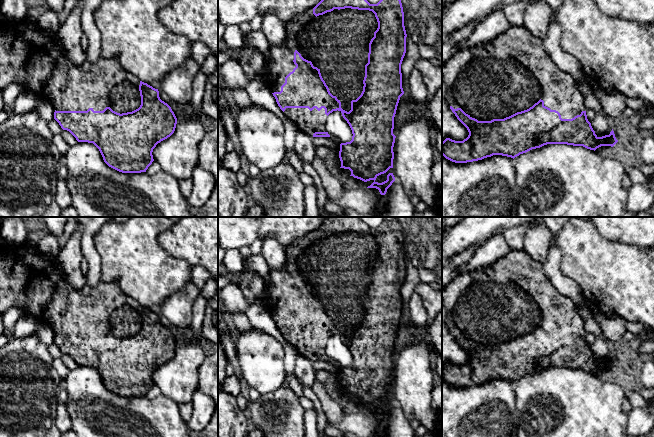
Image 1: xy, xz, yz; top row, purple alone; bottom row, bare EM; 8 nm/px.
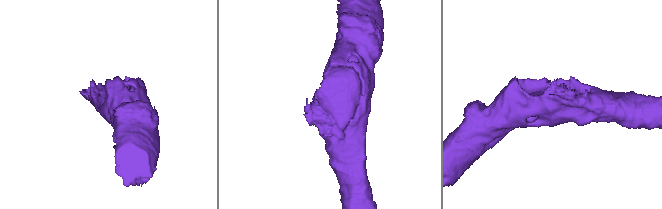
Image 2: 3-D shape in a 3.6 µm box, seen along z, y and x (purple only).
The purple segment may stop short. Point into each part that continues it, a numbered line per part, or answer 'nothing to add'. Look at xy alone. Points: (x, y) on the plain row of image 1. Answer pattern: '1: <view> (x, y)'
1: xy (29, 280)

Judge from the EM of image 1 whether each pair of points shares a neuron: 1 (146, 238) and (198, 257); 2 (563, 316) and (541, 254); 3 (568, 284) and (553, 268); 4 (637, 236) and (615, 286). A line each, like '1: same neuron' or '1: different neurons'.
1: different neurons
2: different neurons
3: same neuron
4: different neurons

